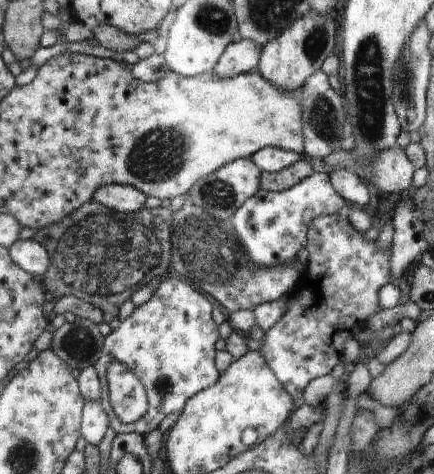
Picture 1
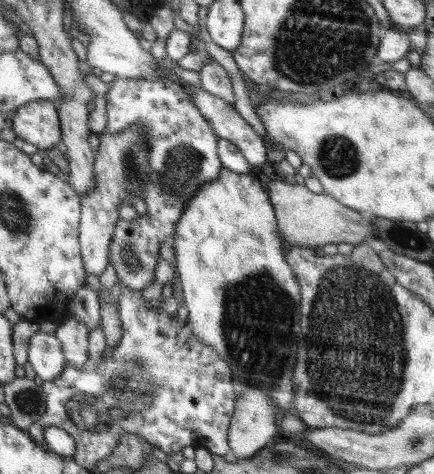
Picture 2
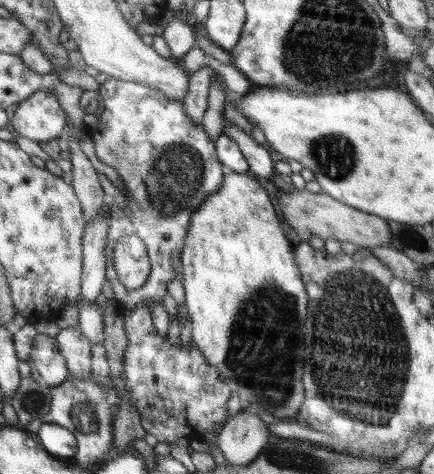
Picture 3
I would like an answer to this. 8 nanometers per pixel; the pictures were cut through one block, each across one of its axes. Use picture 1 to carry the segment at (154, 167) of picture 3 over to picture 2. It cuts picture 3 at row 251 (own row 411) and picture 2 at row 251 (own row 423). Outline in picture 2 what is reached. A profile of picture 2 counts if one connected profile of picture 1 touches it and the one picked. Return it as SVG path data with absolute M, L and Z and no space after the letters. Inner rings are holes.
M115 79L113 82L109 83L108 91L105 93L106 98L106 114L108 114L108 123L104 128L102 133L98 133L98 136L102 136L102 134L118 134L120 130L124 130L124 128L128 128L130 124L134 126L136 124L136 120L140 122L140 126L144 128L144 132L146 132L146 145L147 152L149 156L147 156L147 168L148 175L146 175L146 181L144 181L144 185L142 185L142 194L144 194L144 202L146 202L146 206L148 209L146 210L146 215L139 215L135 220L123 221L122 219L118 219L116 223L116 227L114 227L114 236L112 242L110 243L109 248L109 264L112 264L114 270L117 274L117 283L116 284L124 284L124 286L128 286L128 288L132 288L132 290L136 290L135 292L139 292L138 290L143 290L146 287L150 287L154 282L154 270L156 270L156 262L160 260L160 246L162 244L170 244L172 245L174 242L174 226L176 222L180 220L180 216L182 216L182 210L188 206L188 202L190 202L190 198L204 186L204 184L208 184L208 182L212 182L212 180L216 180L218 178L218 174L220 174L221 170L224 168L219 160L217 154L217 144L219 137L212 130L208 121L202 116L201 112L194 106L194 103L190 100L186 87L182 84L168 81L162 81L160 79L155 79L154 81L148 80L140 80L140 79ZM126 256L134 256L138 259L138 270L136 272L132 272L130 270L130 266L128 266L128 262L126 262Z

